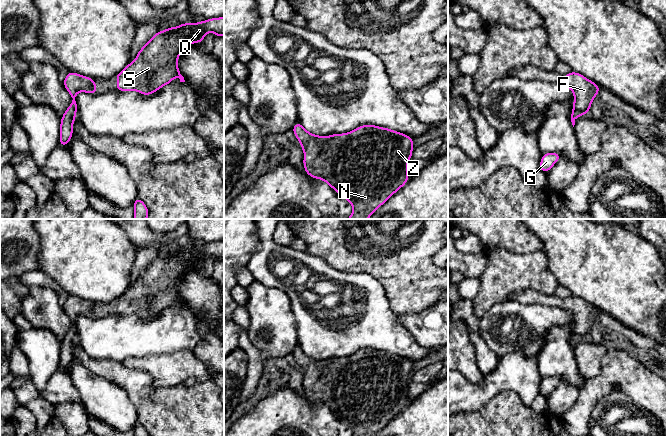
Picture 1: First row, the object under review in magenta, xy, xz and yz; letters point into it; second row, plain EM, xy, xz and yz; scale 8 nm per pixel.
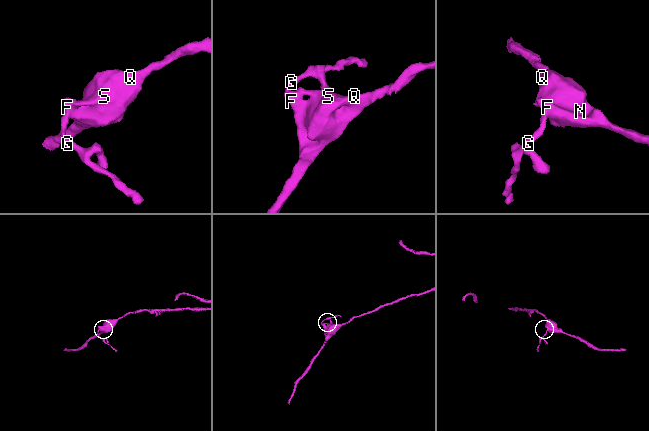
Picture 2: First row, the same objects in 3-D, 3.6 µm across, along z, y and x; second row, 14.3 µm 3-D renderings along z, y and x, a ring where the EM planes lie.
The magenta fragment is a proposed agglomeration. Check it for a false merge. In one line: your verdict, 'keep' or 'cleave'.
keep

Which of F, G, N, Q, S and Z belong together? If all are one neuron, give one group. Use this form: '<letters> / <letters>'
F G N Q S Z

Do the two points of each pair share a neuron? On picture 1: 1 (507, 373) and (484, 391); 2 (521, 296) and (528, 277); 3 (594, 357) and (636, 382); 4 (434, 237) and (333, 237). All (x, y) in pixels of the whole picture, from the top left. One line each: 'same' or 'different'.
1: same
2: different
3: different
4: same

